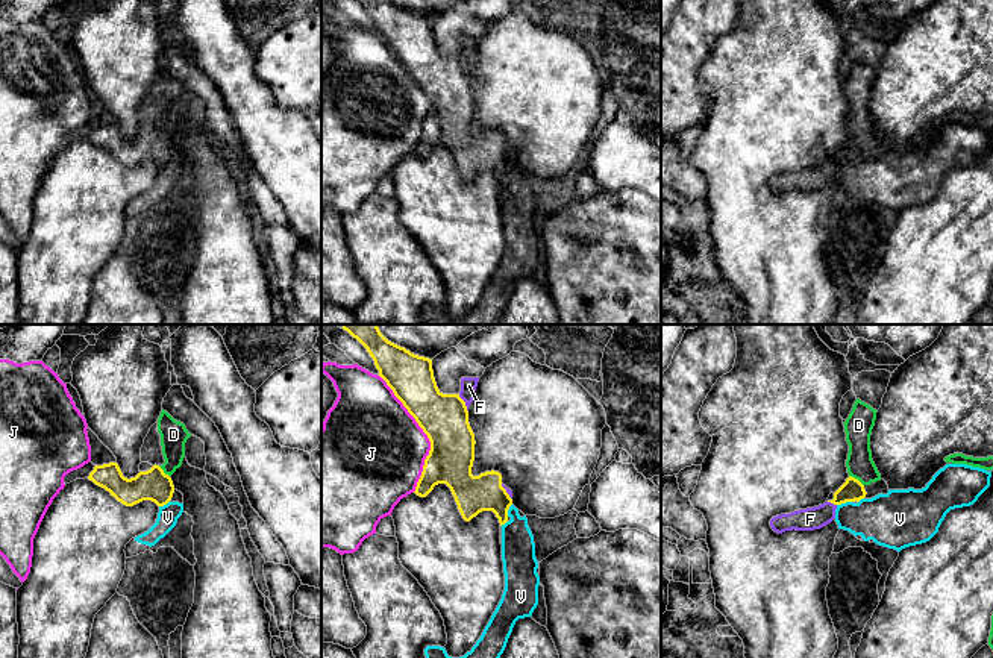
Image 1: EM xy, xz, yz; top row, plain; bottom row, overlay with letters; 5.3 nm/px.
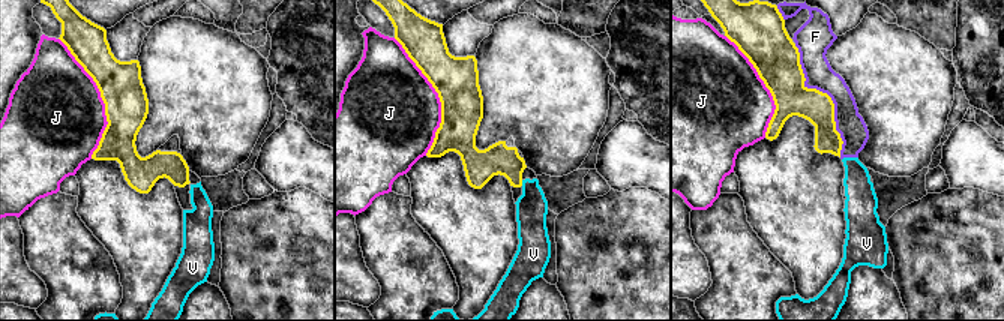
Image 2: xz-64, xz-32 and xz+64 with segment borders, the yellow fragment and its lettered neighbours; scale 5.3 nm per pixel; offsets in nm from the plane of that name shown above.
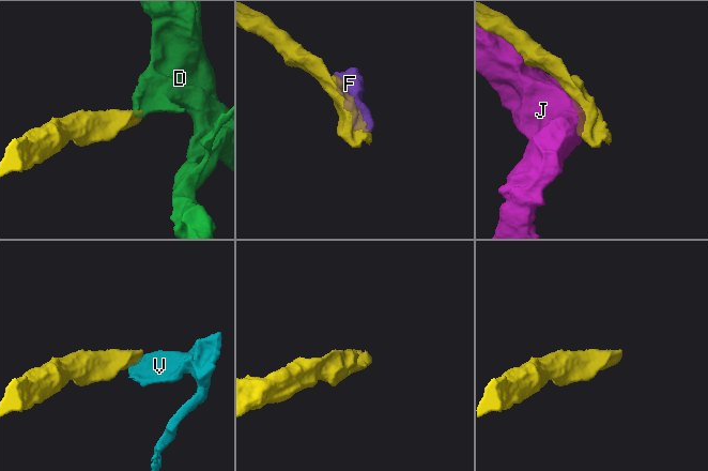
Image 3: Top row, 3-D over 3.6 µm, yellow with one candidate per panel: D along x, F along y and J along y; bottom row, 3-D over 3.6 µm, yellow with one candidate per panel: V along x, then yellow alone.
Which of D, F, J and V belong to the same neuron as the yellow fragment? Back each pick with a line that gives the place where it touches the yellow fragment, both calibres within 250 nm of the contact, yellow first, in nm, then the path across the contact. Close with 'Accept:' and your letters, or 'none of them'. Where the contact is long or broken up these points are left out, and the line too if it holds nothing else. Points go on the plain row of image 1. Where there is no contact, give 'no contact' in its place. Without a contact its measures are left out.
D: yz (857, 140) | 120/140 nm | across yz (852, 150), (857, 140), (860, 125)
Accept: D

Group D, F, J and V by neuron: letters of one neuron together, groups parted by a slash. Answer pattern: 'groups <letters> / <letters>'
groups D / F V / J

